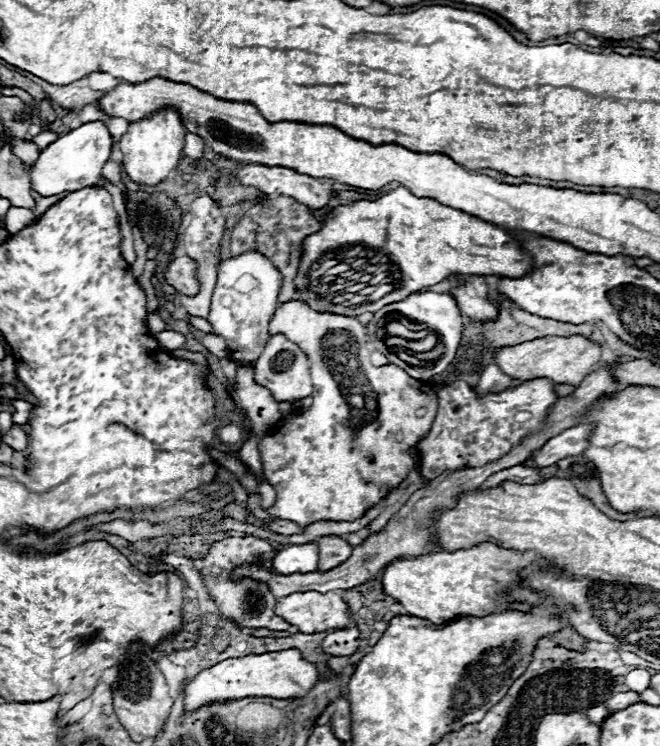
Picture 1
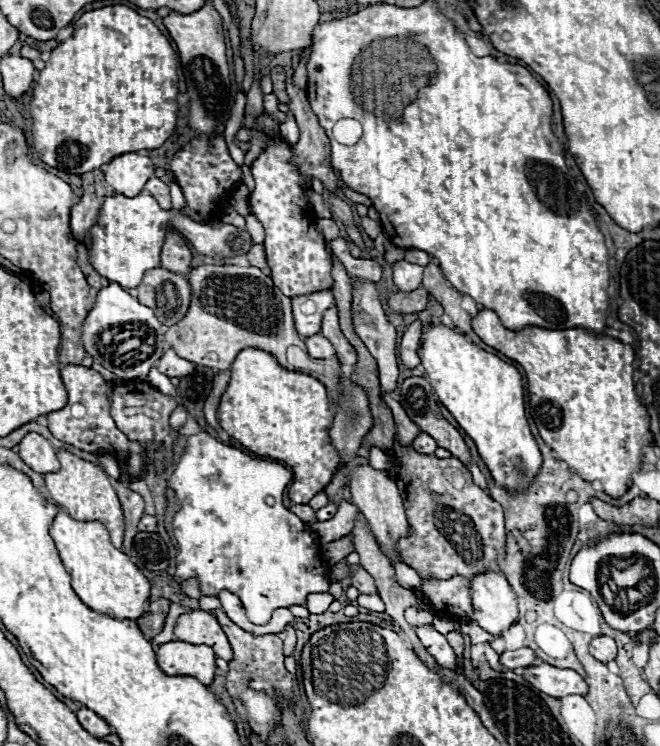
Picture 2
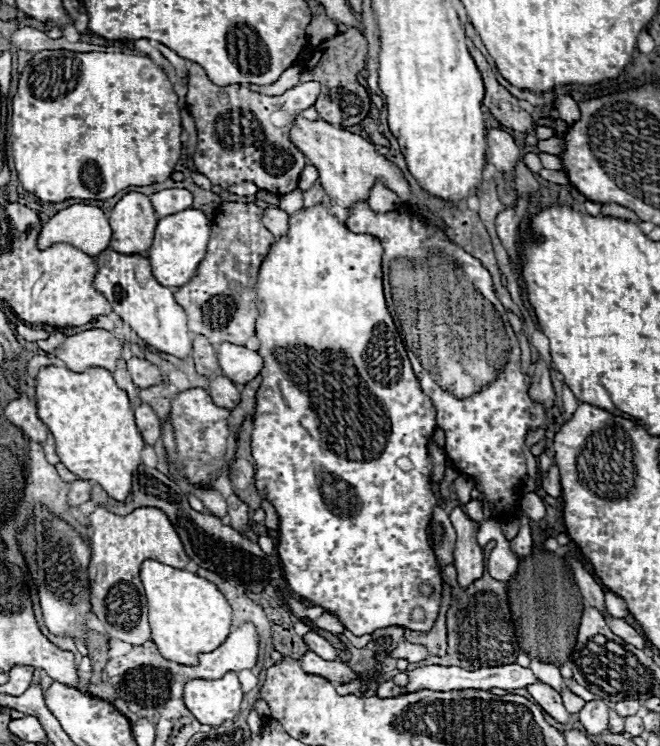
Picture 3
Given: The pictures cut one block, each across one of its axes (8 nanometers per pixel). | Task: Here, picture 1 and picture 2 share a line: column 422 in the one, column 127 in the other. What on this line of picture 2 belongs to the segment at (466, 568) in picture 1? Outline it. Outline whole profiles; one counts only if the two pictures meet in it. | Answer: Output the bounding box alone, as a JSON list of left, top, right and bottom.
[50,510,150,620]

